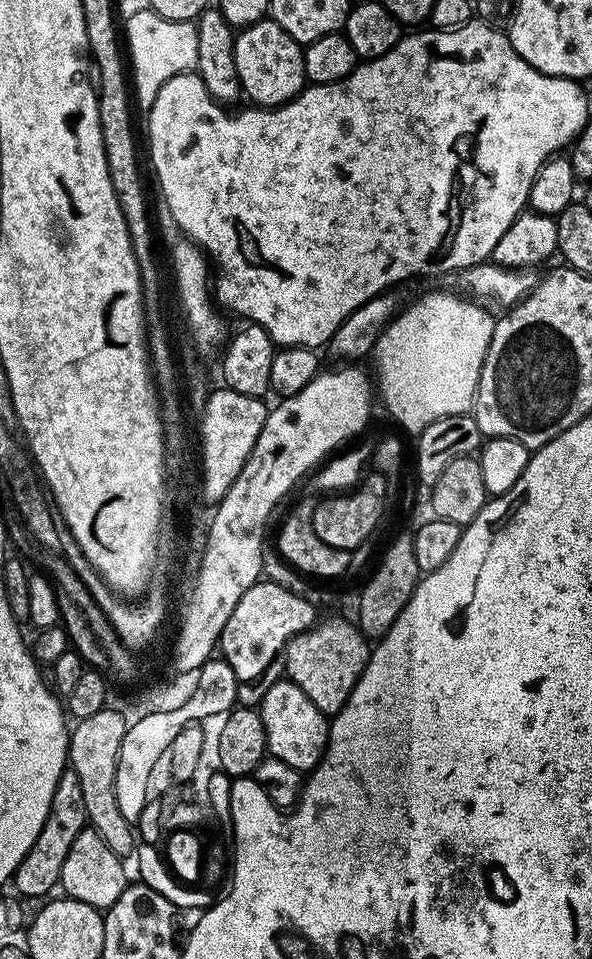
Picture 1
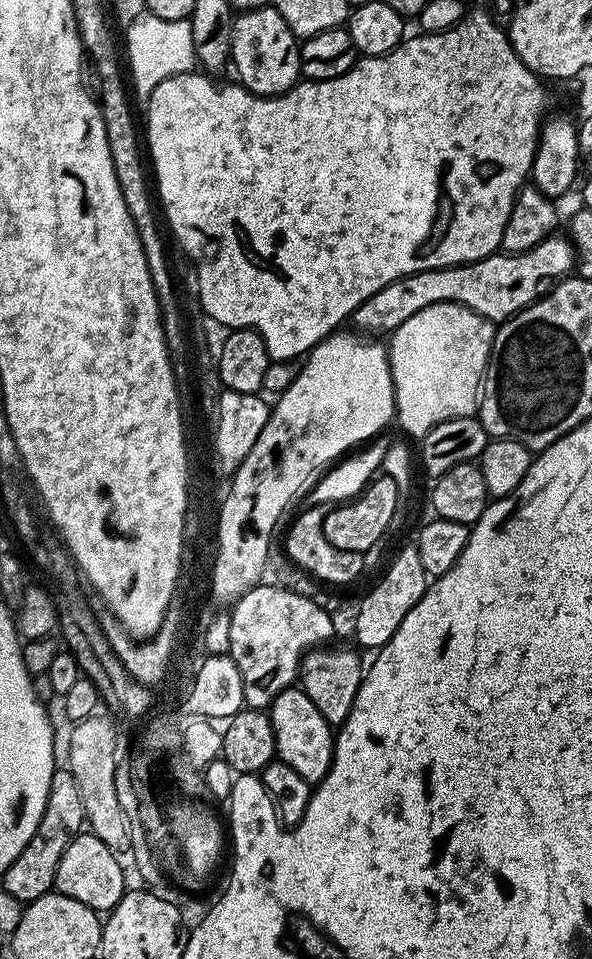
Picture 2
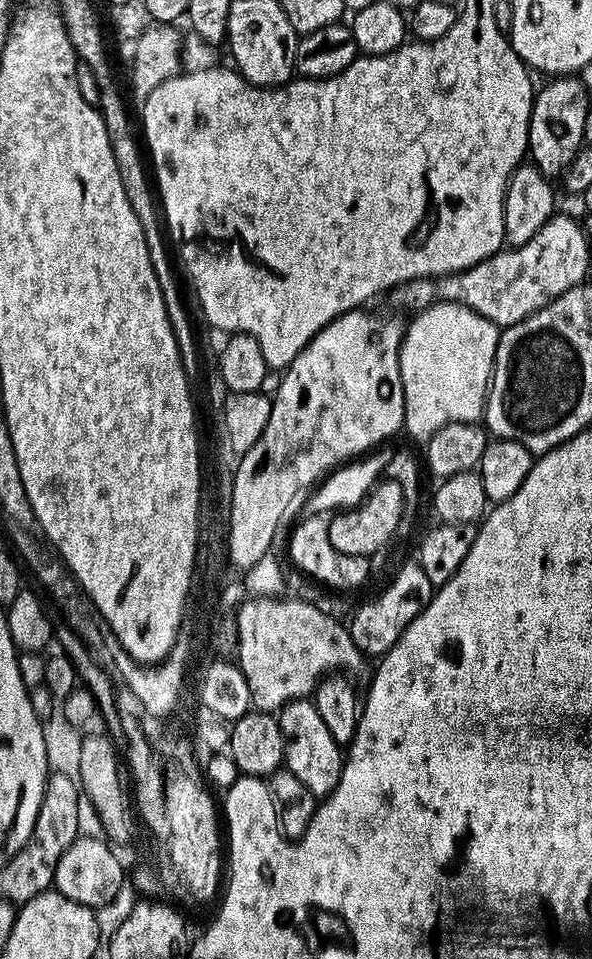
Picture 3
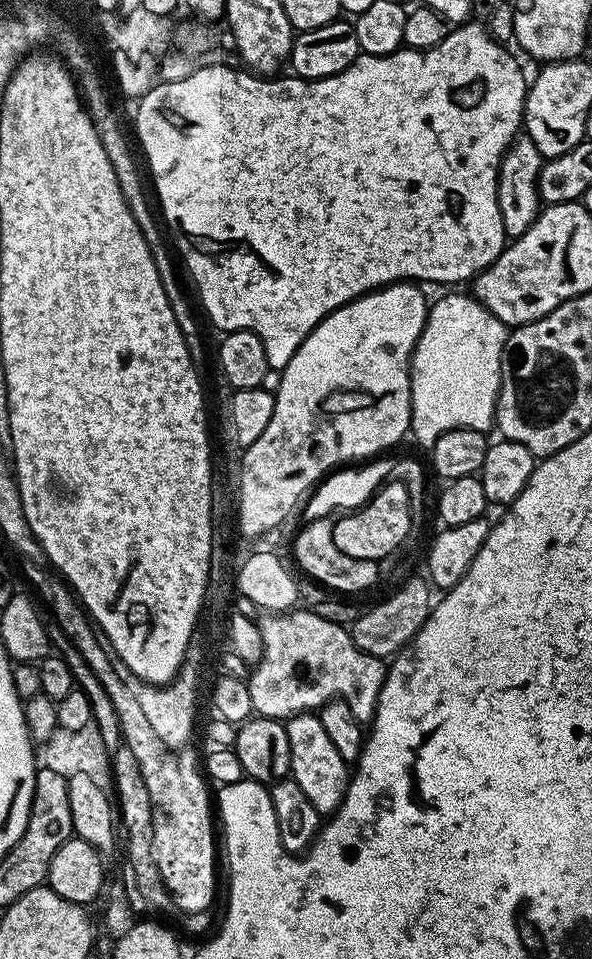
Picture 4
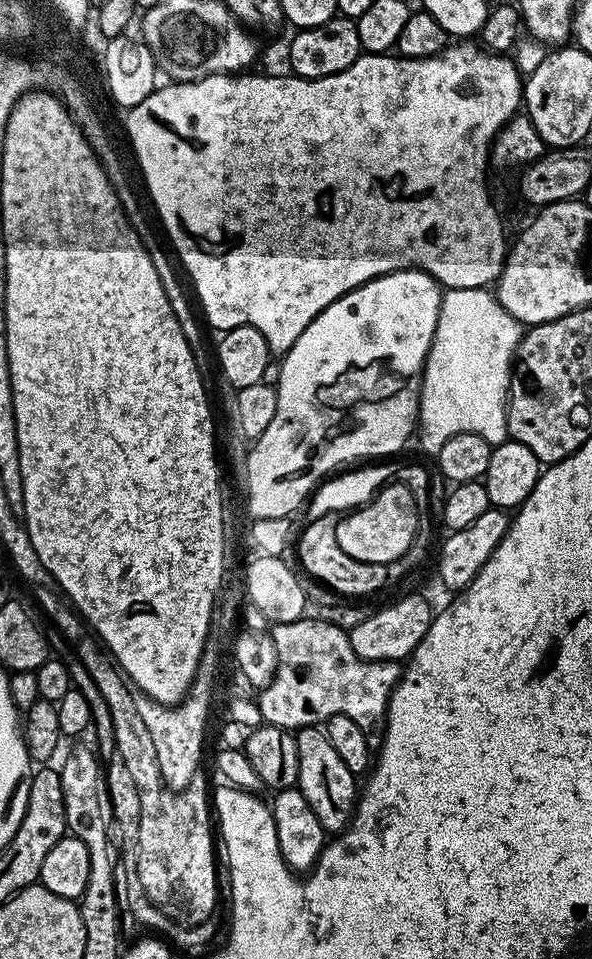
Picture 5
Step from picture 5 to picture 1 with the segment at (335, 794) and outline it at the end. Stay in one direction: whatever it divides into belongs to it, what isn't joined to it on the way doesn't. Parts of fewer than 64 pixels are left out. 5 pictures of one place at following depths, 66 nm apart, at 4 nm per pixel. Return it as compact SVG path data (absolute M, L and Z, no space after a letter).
M287 678L276 680L260 699L258 711L266 730L267 755L282 758L282 762L294 766L294 770L302 774L311 773L313 768L320 765L324 749L328 746L330 720L326 713L314 706L314 702L310 702L310 698L306 698L306 694L302 694L297 684Z

